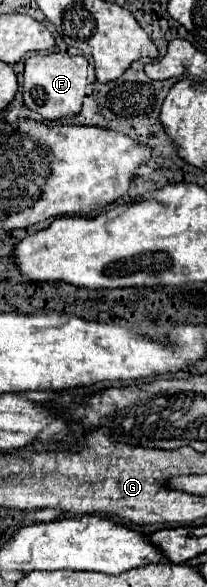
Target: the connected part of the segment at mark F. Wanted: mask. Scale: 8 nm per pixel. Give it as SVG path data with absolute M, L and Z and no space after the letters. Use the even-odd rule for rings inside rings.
M61 52L31 54L23 72L23 100L29 110L39 112L47 120L57 120L69 114L77 114L83 104L87 86L87 58L69 56Z

